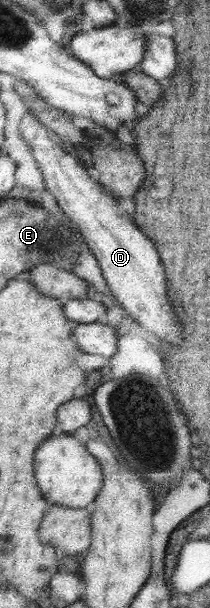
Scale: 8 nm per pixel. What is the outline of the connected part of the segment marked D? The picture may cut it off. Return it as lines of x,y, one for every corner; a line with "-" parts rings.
25,112
17,124
18,136
28,146
42,183
54,198
58,208
79,232
87,249
94,255
106,288
115,304
123,309
125,317
150,331
155,343
175,345
181,330
166,298
166,279
160,257
149,238
124,214
116,214
112,199
102,194
98,182
92,182
77,156
64,152
55,137
29,113

